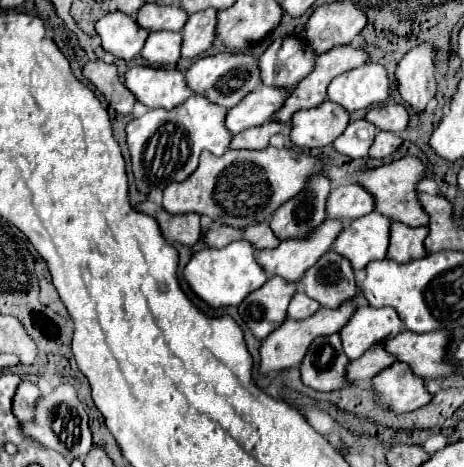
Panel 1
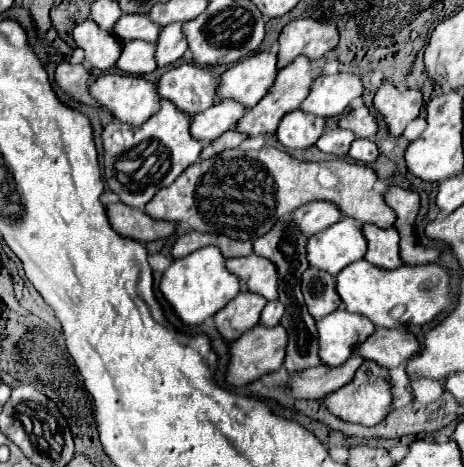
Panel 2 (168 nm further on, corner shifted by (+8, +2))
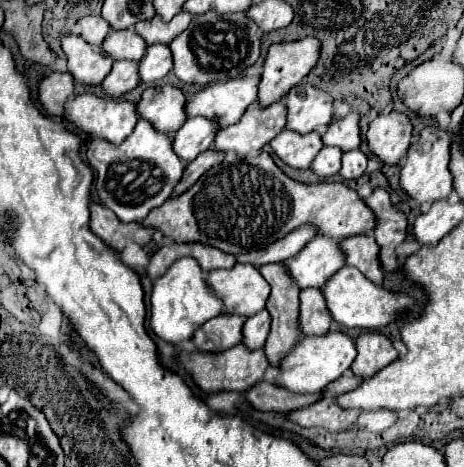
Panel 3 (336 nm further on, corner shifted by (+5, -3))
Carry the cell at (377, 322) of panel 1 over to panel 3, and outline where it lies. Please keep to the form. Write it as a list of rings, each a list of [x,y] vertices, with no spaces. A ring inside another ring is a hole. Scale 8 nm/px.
[[[329,331],[327,335],[303,337],[301,343],[283,359],[279,367],[281,375],[275,379],[275,383],[287,387],[293,393],[317,393],[329,383],[333,383],[337,377],[341,377],[351,367],[355,355],[357,355],[355,337],[343,331]]]

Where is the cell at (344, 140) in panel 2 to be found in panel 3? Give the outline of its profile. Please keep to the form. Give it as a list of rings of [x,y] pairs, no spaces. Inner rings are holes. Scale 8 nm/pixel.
[[[323,147],[313,159],[311,169],[321,177],[331,177],[339,171],[341,157],[343,157],[343,151],[339,151],[339,147]]]

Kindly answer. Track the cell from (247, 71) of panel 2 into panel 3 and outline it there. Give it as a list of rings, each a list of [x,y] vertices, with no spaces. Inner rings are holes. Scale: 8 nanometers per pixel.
[[[237,77],[225,83],[213,83],[197,91],[187,101],[187,115],[217,119],[221,127],[237,123],[247,107],[257,99],[257,77]]]

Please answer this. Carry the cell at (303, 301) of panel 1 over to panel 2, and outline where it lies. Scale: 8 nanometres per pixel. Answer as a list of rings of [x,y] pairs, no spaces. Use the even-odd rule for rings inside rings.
[[[272,300],[272,302],[268,302],[266,306],[264,306],[264,310],[260,312],[260,326],[276,326],[278,324],[278,320],[282,318],[282,314],[284,314],[284,306],[280,306],[280,302],[276,302],[276,300]]]

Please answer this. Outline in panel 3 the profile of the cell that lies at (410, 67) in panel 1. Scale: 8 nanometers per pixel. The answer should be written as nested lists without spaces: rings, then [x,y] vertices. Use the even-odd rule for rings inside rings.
[[[389,111],[369,123],[367,141],[371,151],[387,165],[397,165],[413,139],[413,123],[407,113]]]

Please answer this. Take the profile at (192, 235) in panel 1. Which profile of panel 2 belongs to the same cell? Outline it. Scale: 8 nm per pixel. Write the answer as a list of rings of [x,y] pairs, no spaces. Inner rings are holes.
[[[122,202],[108,204],[108,222],[110,226],[124,238],[134,238],[138,242],[150,242],[150,240],[160,240],[160,238],[170,238],[174,234],[176,224],[164,222],[164,220],[154,220],[146,212],[128,208]]]

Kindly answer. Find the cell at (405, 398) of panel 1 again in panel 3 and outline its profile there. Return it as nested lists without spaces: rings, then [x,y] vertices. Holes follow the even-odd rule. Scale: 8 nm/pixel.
[[[339,377],[335,383],[327,385],[325,389],[325,397],[305,409],[297,409],[291,411],[287,417],[295,423],[299,423],[301,427],[323,427],[327,431],[349,431],[357,417],[361,415],[361,411],[347,411],[341,409],[335,403],[335,395],[343,395],[345,391],[355,389],[359,383],[363,381],[363,377]]]

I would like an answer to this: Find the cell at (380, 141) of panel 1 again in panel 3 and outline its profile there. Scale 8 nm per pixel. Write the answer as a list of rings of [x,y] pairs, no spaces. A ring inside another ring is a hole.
[[[353,149],[343,153],[343,167],[341,167],[341,175],[345,179],[359,179],[367,169],[367,155],[361,149]]]

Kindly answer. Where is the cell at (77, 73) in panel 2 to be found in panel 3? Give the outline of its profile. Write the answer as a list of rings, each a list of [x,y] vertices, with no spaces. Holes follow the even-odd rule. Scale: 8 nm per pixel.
[[[51,73],[39,83],[39,99],[47,115],[63,115],[67,99],[73,97],[75,79],[71,73]]]

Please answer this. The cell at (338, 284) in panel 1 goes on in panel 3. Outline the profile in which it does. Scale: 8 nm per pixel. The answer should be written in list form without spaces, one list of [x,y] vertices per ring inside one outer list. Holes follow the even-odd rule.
[[[315,287],[301,291],[301,331],[303,335],[323,335],[329,331],[333,319],[323,303],[323,293]]]

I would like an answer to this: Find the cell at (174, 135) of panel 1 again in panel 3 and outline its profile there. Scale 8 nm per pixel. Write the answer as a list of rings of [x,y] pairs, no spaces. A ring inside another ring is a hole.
[[[139,119],[135,131],[121,145],[107,143],[105,139],[91,139],[87,147],[87,161],[97,175],[95,189],[103,205],[115,211],[123,223],[141,221],[153,207],[163,205],[187,167],[187,161],[179,159],[171,147],[173,137],[159,135],[159,131],[153,129],[151,123]]]

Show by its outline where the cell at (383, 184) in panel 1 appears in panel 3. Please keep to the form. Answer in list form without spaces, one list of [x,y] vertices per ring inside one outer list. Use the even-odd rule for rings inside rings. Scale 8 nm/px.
[[[261,151],[255,157],[241,159],[237,163],[219,163],[211,167],[211,171],[207,171],[191,189],[187,189],[183,195],[169,197],[161,207],[151,209],[149,215],[143,219],[145,227],[159,229],[163,235],[169,235],[177,243],[199,241],[205,245],[219,247],[221,251],[233,255],[267,247],[303,223],[317,225],[321,235],[329,235],[333,239],[345,239],[351,235],[373,231],[375,213],[367,209],[367,203],[347,183],[323,181],[311,185],[311,183],[293,181],[275,165],[273,157],[267,151]]]

